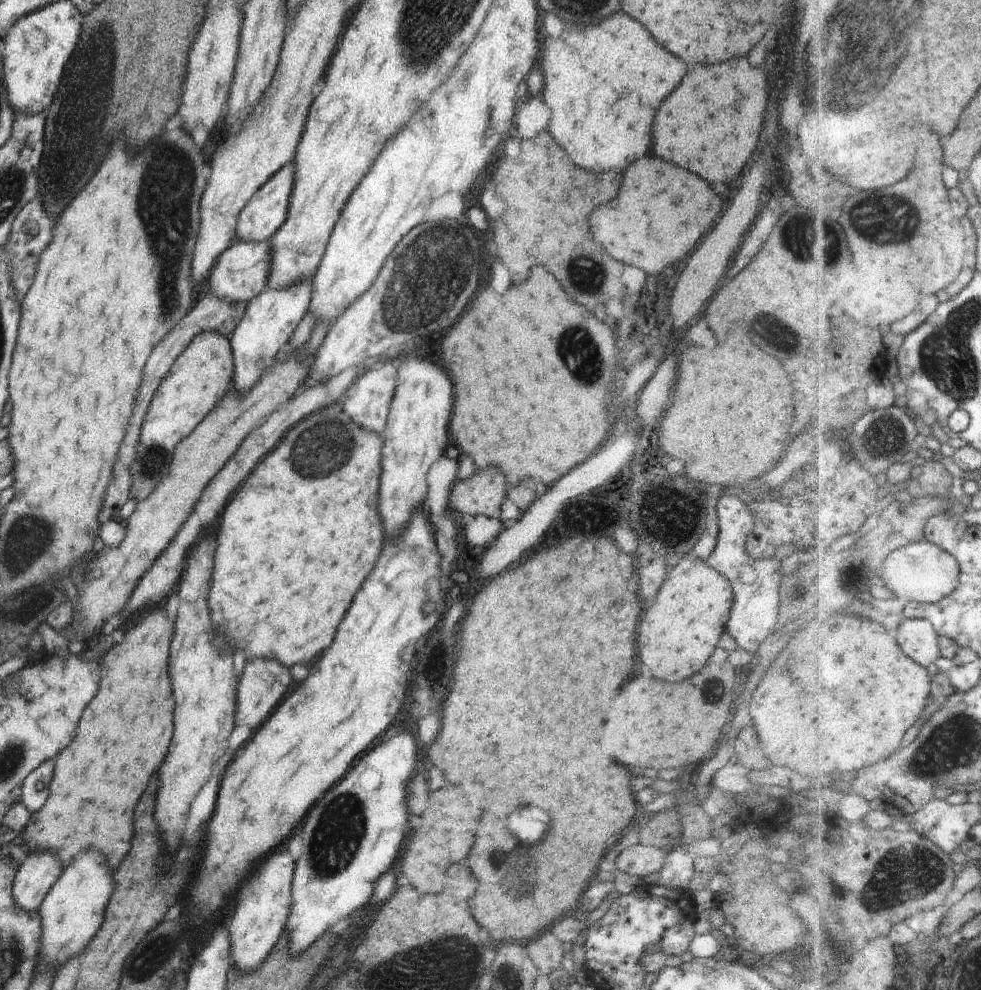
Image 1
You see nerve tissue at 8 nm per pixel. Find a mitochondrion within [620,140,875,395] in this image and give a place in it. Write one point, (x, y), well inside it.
(795, 233)

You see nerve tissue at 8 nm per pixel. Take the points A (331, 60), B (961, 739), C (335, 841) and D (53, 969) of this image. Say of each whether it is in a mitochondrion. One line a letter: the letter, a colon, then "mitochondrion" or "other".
A: other
B: mitochondrion
C: mitochondrion
D: other

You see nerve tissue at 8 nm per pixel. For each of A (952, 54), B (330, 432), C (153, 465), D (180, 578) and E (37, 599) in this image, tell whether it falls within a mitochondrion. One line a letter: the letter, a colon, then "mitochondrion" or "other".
A: other
B: mitochondrion
C: mitochondrion
D: other
E: mitochondrion

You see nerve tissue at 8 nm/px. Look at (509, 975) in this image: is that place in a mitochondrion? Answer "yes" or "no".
yes

